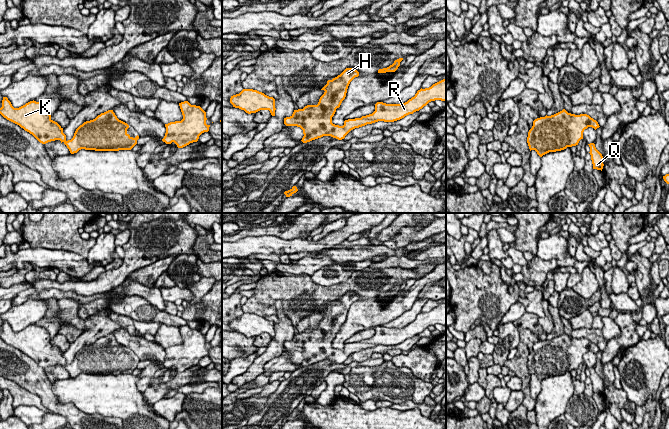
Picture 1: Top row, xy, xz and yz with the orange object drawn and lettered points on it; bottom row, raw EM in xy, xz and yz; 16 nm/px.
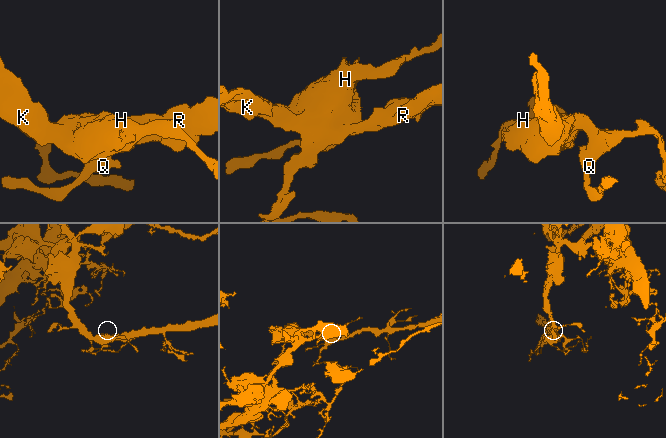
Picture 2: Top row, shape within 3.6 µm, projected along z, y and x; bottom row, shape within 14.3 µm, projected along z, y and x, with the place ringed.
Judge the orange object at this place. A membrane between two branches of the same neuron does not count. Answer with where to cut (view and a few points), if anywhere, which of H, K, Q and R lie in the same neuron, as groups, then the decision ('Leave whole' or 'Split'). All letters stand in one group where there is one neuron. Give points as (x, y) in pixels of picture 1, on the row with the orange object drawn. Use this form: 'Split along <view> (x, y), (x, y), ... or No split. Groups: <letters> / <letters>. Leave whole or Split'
No split. Groups: H K Q R. Leave whole

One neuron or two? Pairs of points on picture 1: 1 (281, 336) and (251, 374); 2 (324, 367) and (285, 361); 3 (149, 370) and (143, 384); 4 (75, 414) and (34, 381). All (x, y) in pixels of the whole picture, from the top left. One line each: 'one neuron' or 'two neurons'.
1: one neuron
2: two neurons
3: one neuron
4: one neuron

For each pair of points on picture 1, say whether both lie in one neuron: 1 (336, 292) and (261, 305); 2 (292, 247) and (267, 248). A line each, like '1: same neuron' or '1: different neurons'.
1: same neuron
2: same neuron

